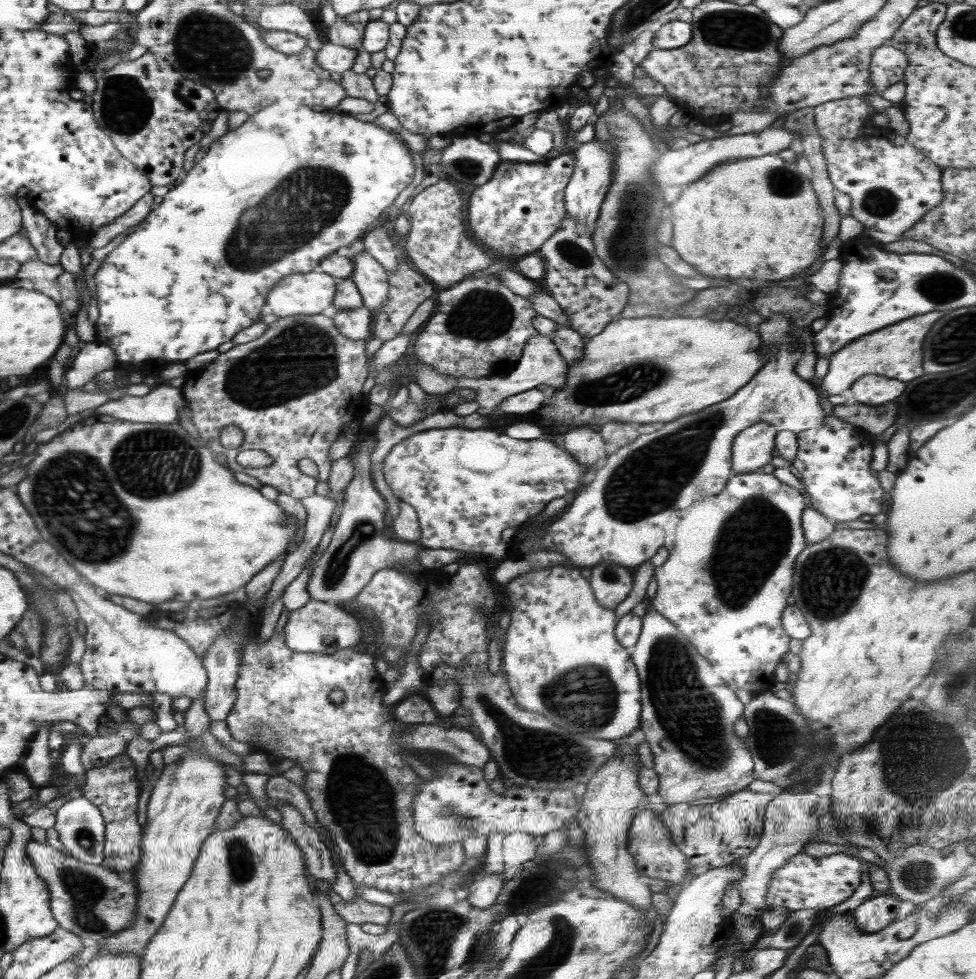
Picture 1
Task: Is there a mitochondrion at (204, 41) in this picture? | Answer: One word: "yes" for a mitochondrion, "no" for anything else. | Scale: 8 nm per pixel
yes

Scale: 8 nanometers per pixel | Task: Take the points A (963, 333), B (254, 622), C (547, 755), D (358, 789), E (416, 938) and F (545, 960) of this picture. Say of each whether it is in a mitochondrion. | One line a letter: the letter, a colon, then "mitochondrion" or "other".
A: mitochondrion
B: other
C: mitochondrion
D: mitochondrion
E: mitochondrion
F: mitochondrion

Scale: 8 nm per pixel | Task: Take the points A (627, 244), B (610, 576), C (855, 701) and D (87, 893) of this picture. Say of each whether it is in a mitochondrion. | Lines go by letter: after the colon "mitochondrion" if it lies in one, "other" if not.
A: mitochondrion
B: mitochondrion
C: other
D: mitochondrion

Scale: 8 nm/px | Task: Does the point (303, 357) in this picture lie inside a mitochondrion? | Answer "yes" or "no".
yes

